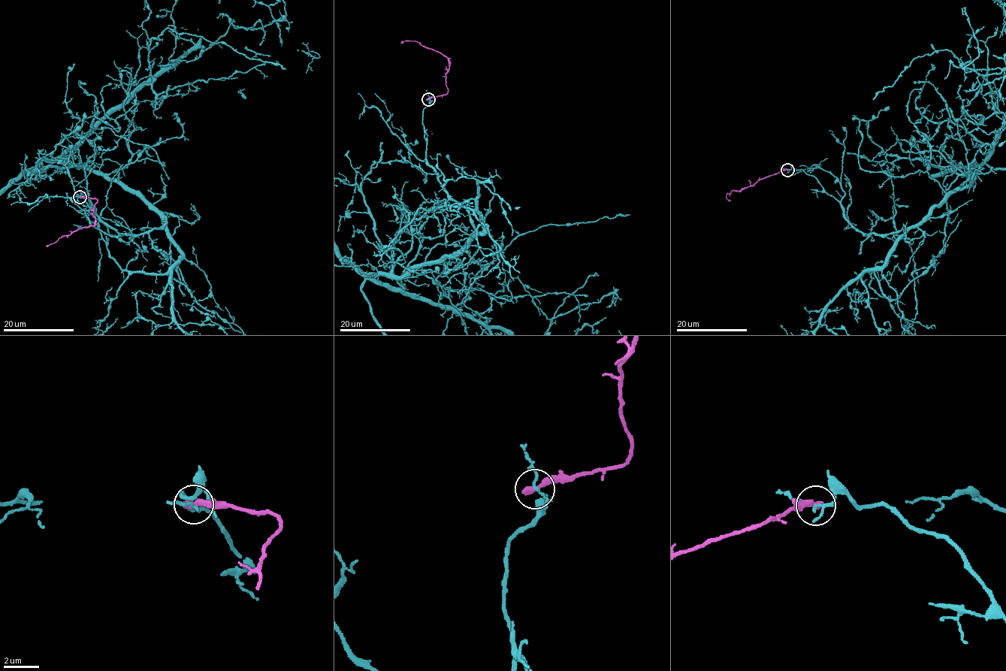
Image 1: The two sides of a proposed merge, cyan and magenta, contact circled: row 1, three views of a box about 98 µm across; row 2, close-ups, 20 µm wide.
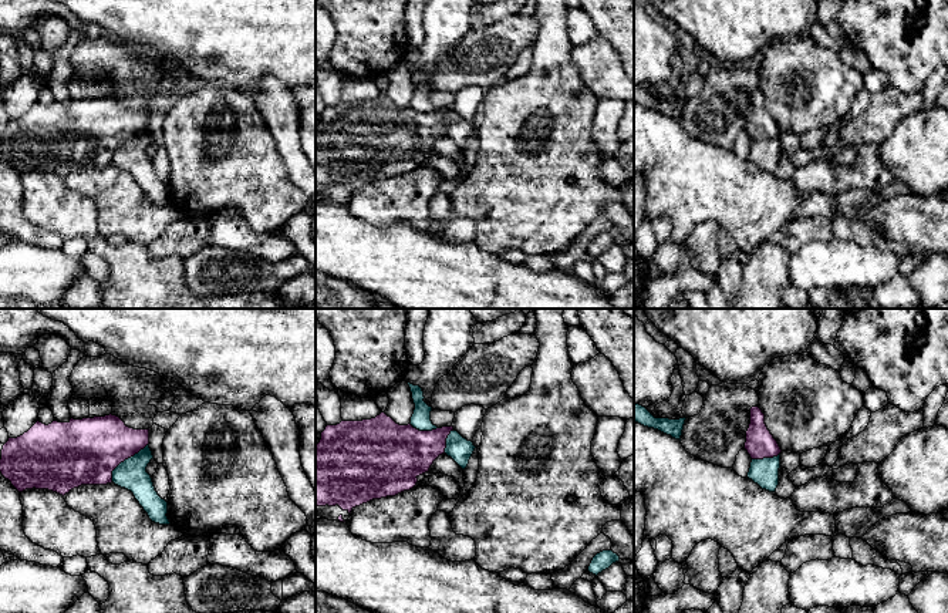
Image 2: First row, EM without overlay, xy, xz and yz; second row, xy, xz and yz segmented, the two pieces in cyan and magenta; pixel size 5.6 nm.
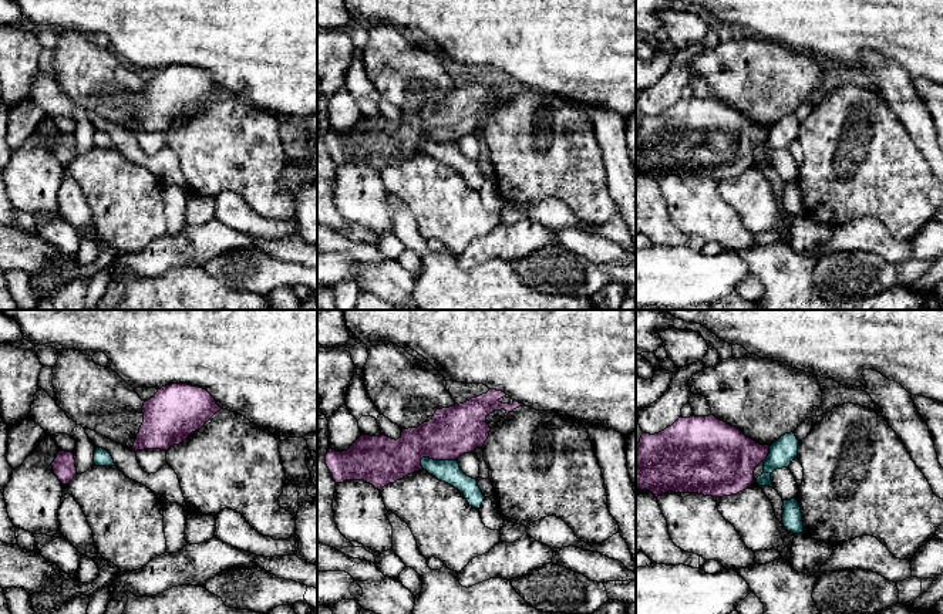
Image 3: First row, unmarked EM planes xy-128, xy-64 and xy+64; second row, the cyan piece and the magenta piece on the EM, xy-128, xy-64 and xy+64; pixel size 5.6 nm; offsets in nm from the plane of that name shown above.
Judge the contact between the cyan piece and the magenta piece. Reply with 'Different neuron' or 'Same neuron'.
Different neuron

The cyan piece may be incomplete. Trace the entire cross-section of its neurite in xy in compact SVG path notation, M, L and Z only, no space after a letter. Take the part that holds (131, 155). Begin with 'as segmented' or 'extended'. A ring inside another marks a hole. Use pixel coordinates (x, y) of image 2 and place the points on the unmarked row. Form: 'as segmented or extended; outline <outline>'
as segmented; outline M148 125L112 152L112 164L131 172L152 203L169 206L166 198L168 183L158 176L152 159L146 154L146 148L152 141L153 137Z

